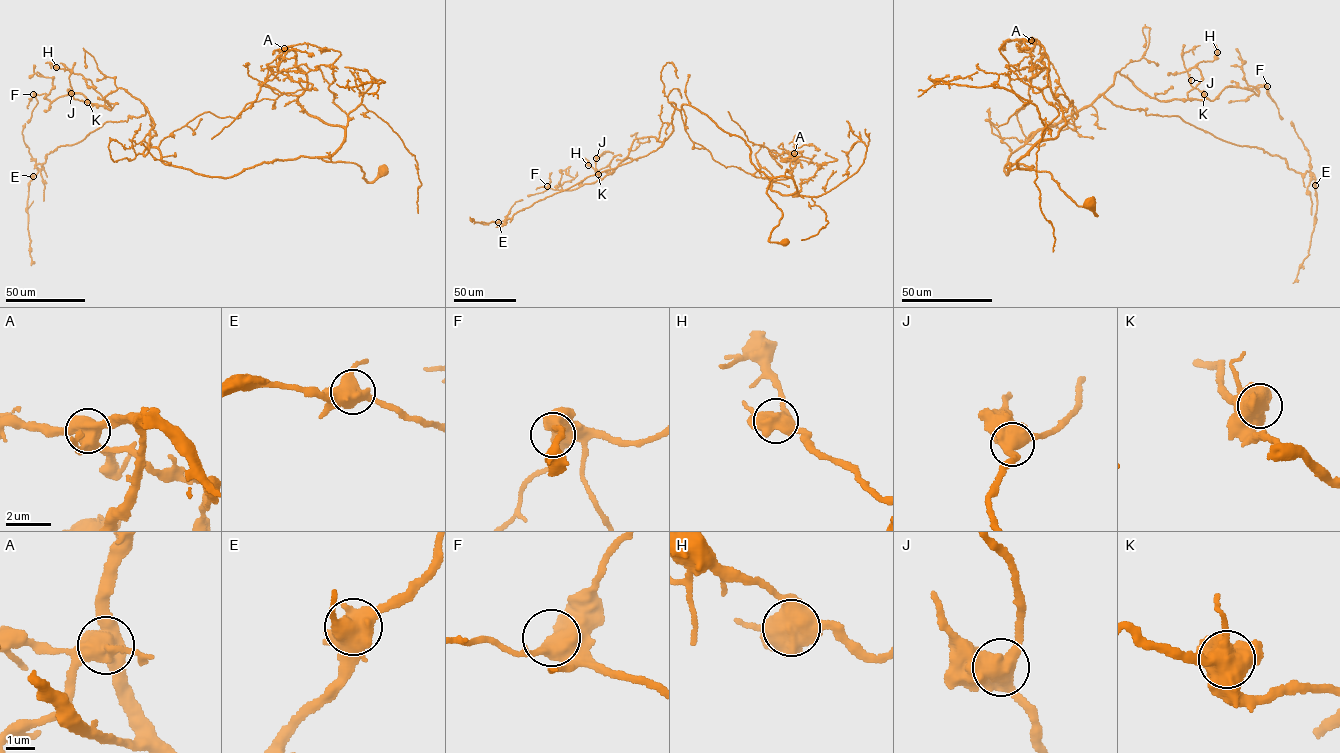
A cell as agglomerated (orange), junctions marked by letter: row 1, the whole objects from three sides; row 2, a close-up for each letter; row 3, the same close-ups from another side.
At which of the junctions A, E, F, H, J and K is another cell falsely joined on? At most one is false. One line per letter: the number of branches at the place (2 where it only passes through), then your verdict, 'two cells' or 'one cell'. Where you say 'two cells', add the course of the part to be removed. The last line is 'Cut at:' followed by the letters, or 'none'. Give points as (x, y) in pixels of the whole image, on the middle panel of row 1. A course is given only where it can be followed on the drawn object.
A: branches 4; two cells; course (794, 153), (790, 159), (782, 159), (776, 151), (748, 140), (727, 111)
E: branches 4; one cell
F: branches 3; one cell
H: branches 4; one cell
J: branches 4; one cell
K: branches 4; one cell
Cut at: A

